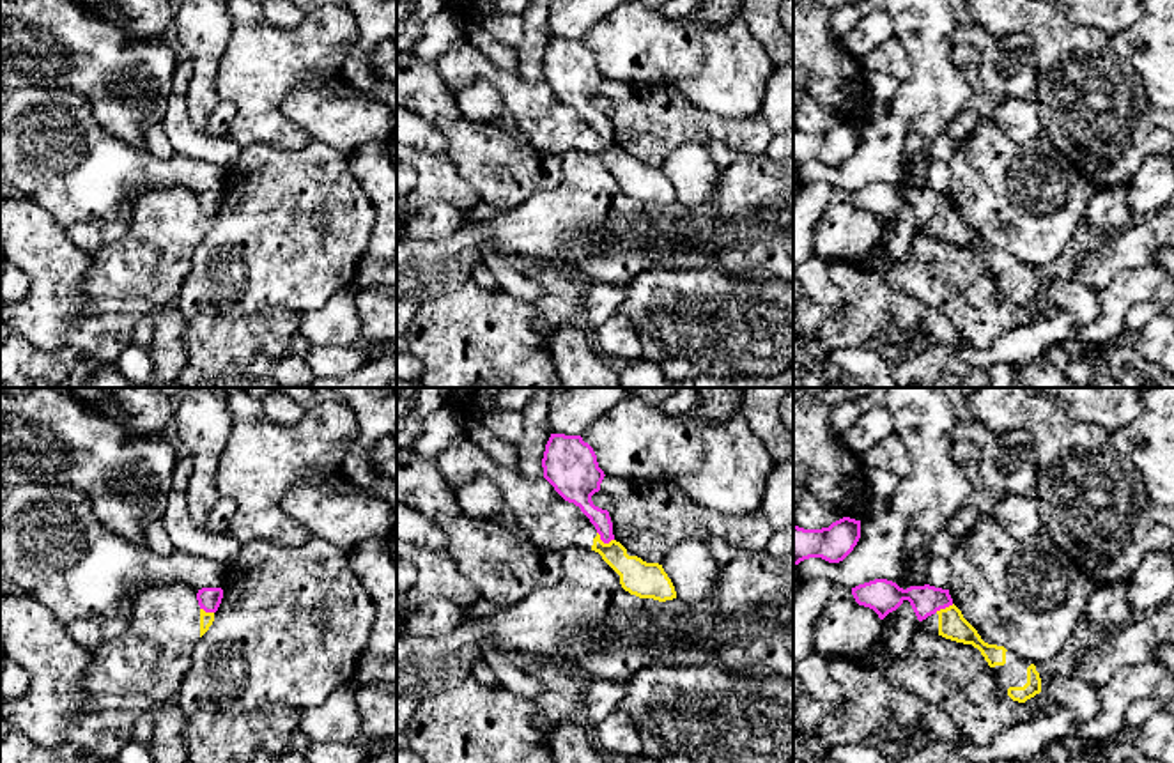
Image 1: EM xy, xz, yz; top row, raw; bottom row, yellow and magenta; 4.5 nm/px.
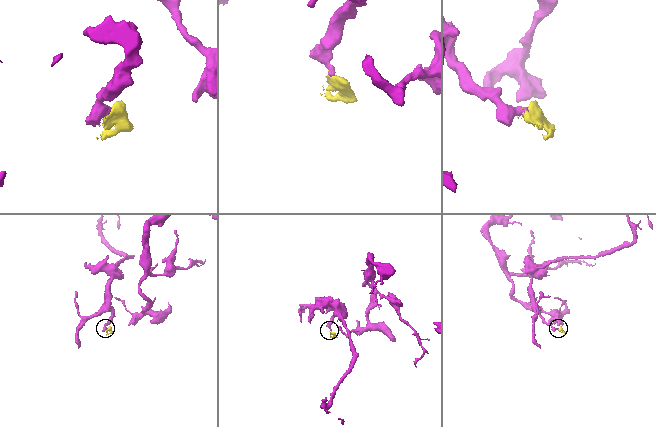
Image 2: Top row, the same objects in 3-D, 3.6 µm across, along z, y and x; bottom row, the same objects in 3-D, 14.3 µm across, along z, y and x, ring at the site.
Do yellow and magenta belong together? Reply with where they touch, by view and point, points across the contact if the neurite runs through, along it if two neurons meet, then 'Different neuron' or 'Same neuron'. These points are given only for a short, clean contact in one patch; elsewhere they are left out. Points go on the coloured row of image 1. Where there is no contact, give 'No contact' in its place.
Touches yellow at xz (602, 542). Boundary: xz (597, 531), (604, 542), (613, 540). Different neuron

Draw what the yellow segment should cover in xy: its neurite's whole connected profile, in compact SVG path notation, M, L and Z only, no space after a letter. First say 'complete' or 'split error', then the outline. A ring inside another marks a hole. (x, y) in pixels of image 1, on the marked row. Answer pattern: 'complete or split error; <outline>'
split error; M166 582L143 588L129 604L127 630L89 653L85 689L92 696L149 696L156 706L177 694L191 667L191 655L200 637L214 621L197 600L198 590L184 582Z

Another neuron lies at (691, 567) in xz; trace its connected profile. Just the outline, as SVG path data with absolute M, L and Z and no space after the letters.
M687 540L673 547L662 568L675 586L676 598L687 604L710 597L719 579L717 561L703 540Z

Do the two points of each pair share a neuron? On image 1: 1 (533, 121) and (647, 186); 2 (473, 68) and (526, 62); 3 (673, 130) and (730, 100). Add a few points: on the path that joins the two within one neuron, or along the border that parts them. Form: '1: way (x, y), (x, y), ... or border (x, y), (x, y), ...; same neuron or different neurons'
1: way (562, 128), (583, 137), (618, 163); same neuron
2: border (514, 73), (525, 80), (542, 82); different neurons
3: border (671, 87), (709, 112), (728, 119), (748, 119); different neurons

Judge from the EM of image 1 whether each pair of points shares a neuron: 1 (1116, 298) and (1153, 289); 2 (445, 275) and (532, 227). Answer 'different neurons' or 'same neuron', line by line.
1: same neuron
2: same neuron

